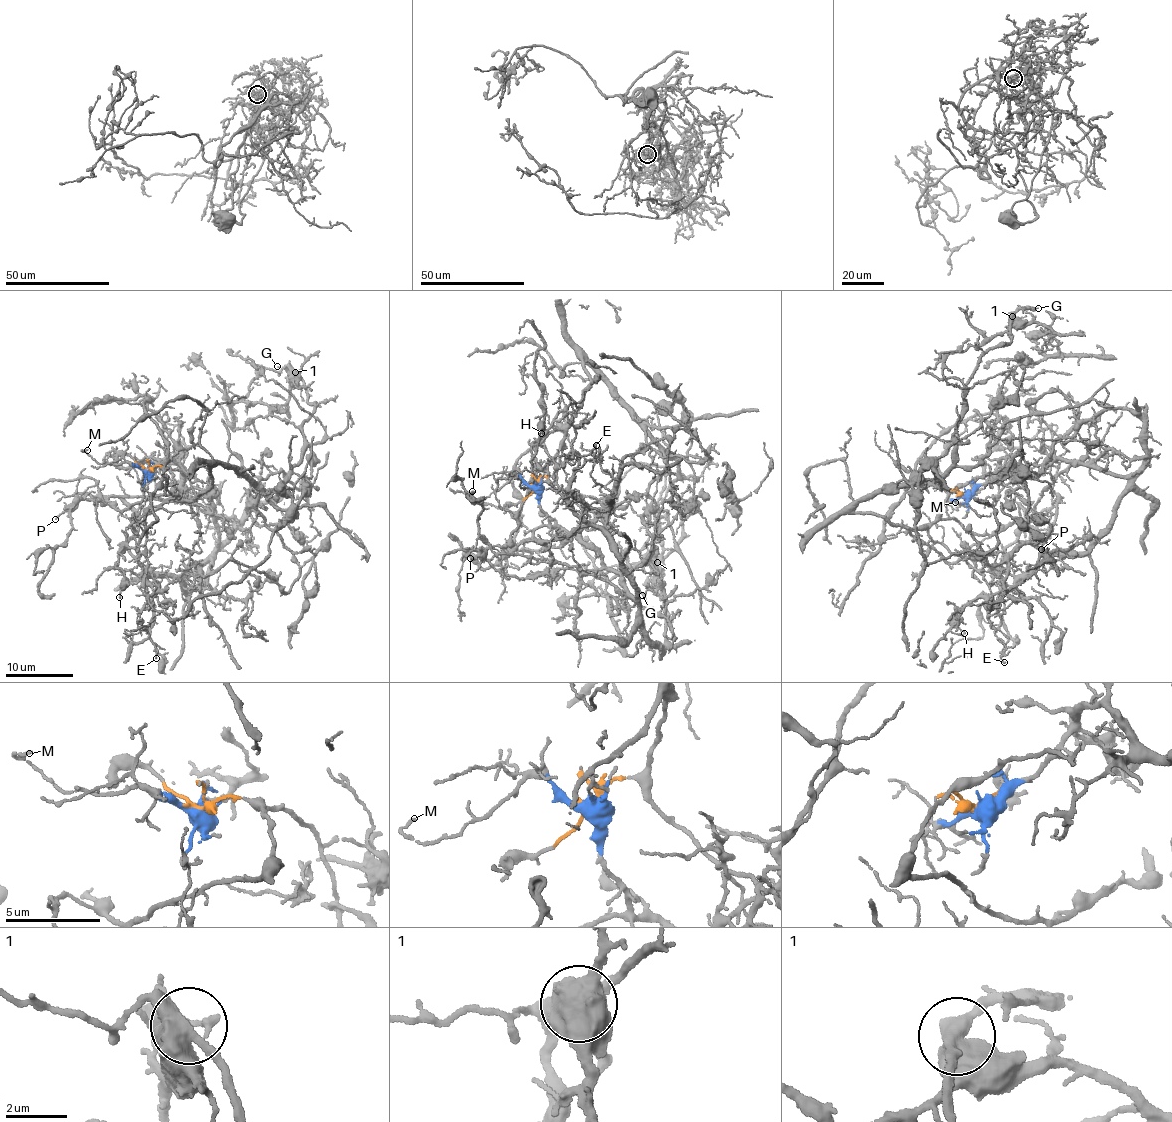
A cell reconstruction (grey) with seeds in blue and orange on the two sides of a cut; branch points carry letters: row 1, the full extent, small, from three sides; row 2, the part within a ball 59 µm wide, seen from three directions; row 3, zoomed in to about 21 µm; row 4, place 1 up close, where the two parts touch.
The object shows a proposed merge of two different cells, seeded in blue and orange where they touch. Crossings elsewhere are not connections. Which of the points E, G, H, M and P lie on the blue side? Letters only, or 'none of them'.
E, H, M, P

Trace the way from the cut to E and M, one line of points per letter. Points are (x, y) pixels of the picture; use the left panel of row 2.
E: (146, 468), (178, 462), (218, 535), (189, 593), (147, 577), (158, 590), (139, 620), (155, 658)
M: (146, 468), (126, 462), (98, 463), (83, 450), (87, 450)

